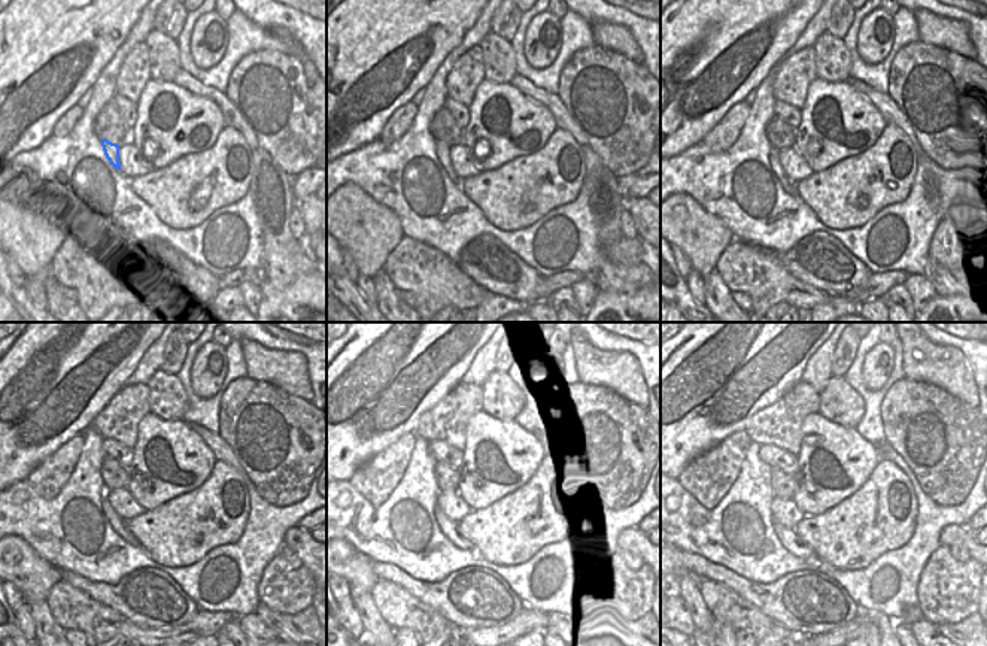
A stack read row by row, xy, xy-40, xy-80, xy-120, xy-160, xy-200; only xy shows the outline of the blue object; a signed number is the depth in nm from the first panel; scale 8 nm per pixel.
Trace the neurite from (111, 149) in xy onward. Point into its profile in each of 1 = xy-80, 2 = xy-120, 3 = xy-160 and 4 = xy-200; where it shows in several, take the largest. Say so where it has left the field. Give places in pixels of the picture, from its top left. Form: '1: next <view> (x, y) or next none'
1: next xy-80 (790, 187)
2: next xy-120 (120, 525)
3: next xy-160 (451, 530)
4: next xy-200 (789, 539)

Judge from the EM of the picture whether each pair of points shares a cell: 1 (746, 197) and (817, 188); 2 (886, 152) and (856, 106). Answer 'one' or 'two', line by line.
1: two
2: two

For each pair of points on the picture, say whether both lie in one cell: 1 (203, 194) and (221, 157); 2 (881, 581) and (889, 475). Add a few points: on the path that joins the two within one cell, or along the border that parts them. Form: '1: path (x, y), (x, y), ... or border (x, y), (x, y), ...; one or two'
1: path (209, 185), (221, 173), (221, 166); one
2: border (913, 534), (905, 543), (852, 570); two

